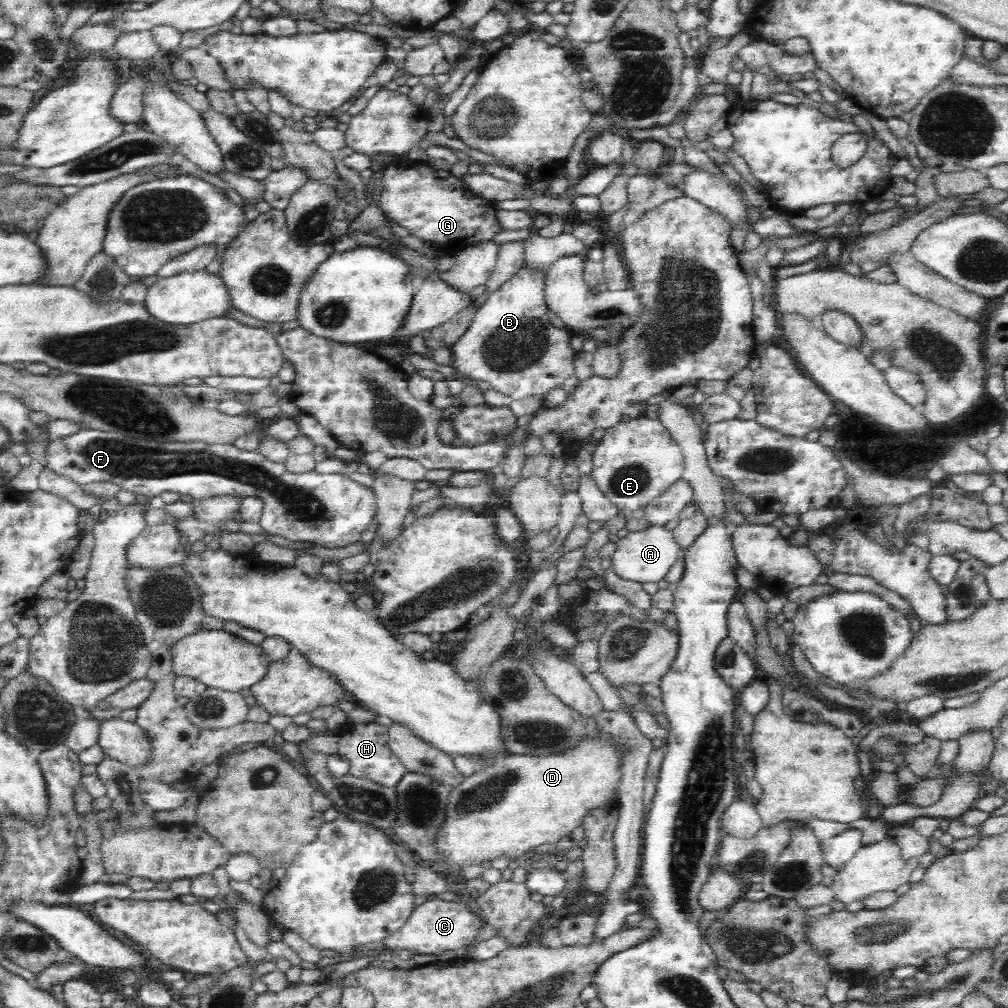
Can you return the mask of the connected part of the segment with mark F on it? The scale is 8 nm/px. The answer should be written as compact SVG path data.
M79 429L66 438L49 440L44 448L42 469L52 470L67 476L80 485L111 482L122 490L134 492L140 499L150 500L160 492L176 492L184 499L206 498L206 496L260 497L263 511L259 525L270 536L280 536L288 542L306 542L314 547L344 548L360 543L362 534L374 525L377 515L377 498L374 489L350 479L340 473L320 474L315 471L292 474L257 452L243 451L233 444L164 443L135 439L119 431L102 432L94 429Z

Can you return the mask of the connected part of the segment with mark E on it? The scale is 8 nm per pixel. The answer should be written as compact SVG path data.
M646 416L621 422L620 424L614 425L612 428L606 430L605 435L598 442L596 442L594 447L591 449L591 453L593 455L593 467L591 470L592 478L596 481L599 489L608 497L608 500L613 502L619 510L624 510L626 514L629 514L632 510L643 509L646 504L655 501L658 496L666 490L666 488L672 487L674 482L681 478L685 465L685 460L679 444L672 438L672 435L668 432L668 430L664 428L664 425L660 422L660 419L652 419Z

